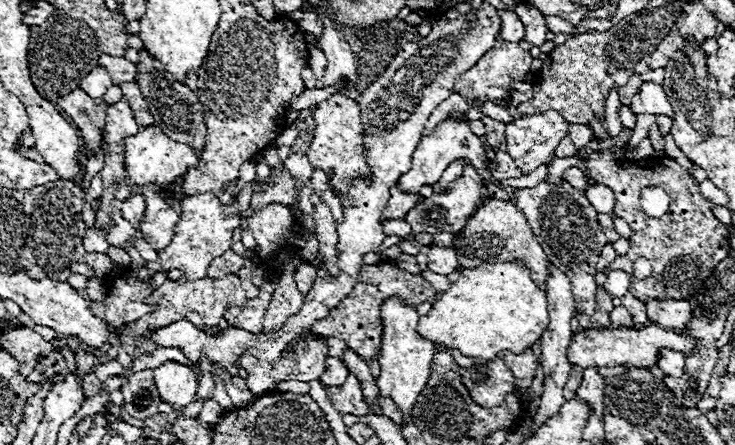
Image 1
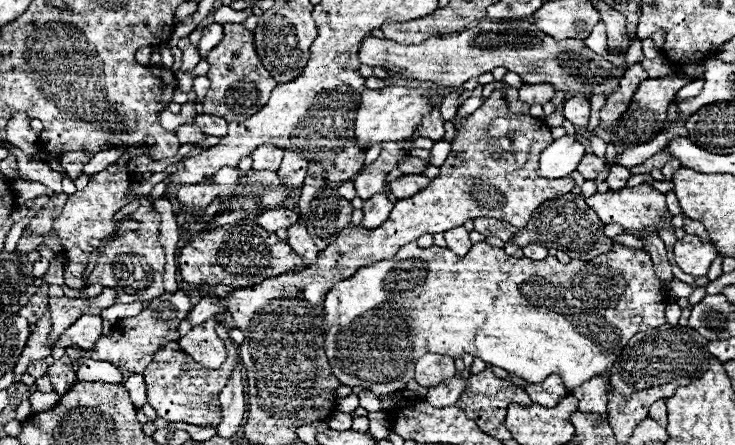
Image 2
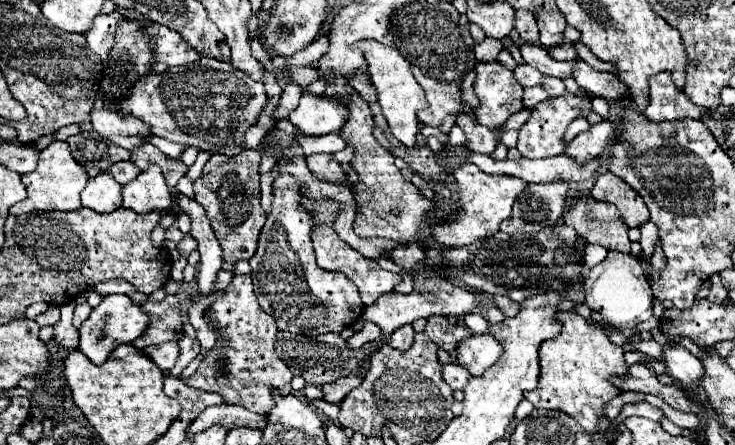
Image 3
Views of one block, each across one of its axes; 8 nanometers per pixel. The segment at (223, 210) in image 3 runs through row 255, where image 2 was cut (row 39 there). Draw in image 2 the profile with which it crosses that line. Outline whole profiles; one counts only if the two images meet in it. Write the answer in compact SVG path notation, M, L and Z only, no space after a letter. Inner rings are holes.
M224 24L224 40L208 52L206 62L210 64L206 74L210 78L210 88L202 104L204 114L220 116L226 122L240 122L252 116L252 112L258 112L278 84L256 56L254 32L246 30L244 24Z

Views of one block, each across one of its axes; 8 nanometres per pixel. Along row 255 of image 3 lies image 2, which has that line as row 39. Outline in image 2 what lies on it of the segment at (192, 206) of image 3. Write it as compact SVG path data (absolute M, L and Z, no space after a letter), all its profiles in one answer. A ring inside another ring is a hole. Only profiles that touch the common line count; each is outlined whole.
M214 22L214 24L204 26L202 38L200 38L200 42L198 42L198 52L200 52L200 58L202 58L202 60L206 58L206 54L208 54L216 44L220 44L222 36L224 36L222 24L216 24L216 22Z

